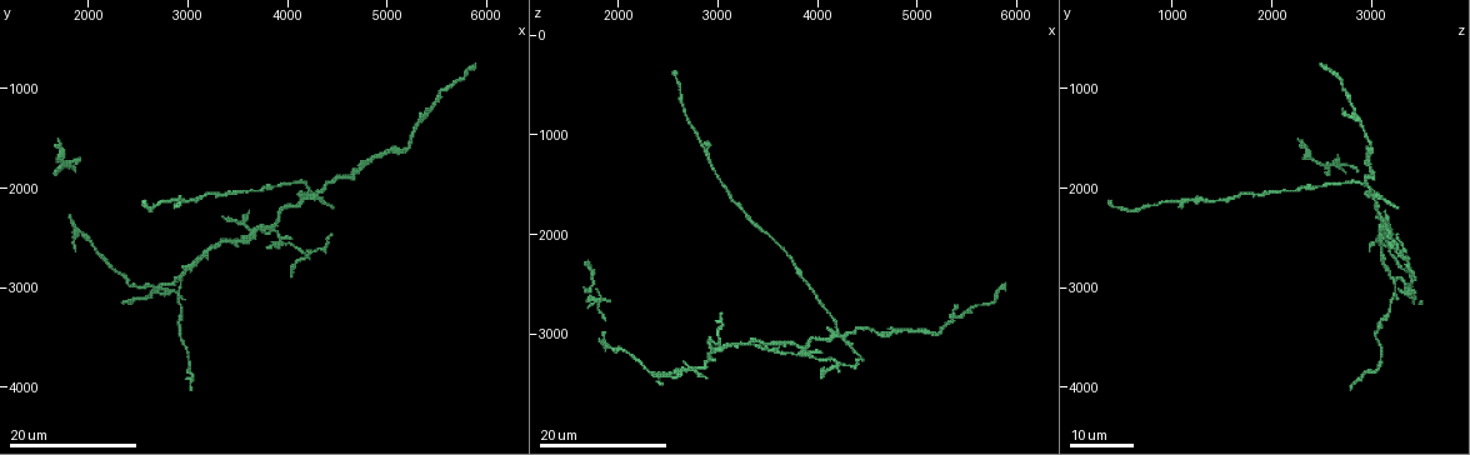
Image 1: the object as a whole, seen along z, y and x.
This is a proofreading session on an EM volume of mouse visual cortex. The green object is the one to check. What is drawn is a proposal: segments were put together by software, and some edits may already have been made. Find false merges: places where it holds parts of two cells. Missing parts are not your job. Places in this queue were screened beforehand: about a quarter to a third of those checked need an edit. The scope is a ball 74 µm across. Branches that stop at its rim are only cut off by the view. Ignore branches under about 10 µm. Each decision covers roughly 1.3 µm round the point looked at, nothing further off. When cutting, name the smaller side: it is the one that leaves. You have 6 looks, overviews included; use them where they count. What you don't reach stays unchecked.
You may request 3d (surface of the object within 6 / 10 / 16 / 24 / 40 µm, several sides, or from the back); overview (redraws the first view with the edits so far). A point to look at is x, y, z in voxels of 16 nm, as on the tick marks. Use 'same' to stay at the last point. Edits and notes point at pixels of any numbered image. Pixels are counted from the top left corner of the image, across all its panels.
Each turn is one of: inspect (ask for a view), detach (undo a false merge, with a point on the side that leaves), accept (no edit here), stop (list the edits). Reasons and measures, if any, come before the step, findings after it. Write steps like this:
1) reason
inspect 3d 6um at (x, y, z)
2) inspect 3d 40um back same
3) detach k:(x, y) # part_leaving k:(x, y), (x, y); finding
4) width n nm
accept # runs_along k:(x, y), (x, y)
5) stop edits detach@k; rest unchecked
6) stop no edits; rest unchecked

inspect 3d 16um at (4240, 2040, 3000)

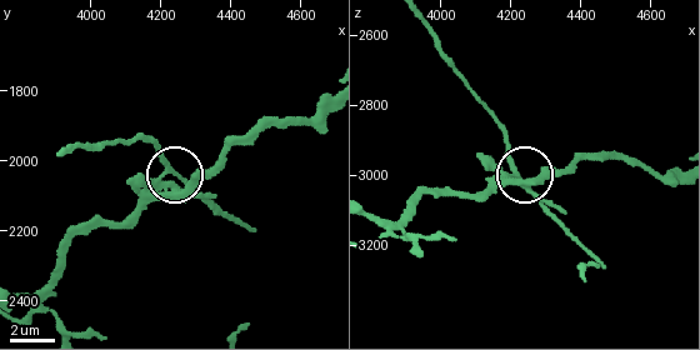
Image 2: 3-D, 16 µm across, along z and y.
closer look
inspect 3d 6um same

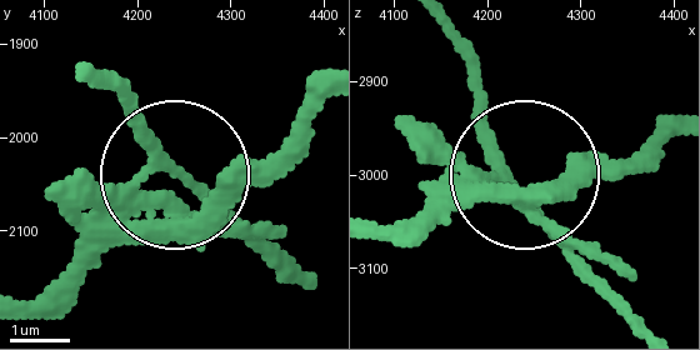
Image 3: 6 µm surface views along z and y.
detach 3:(560, 229) # part_leaving 3:(481, 188), (496, 158), (451, 24); a second cell is stuck on

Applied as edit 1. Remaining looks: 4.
looks like a crossing
inspect 3d 24um at (3880, 2400, 3180)

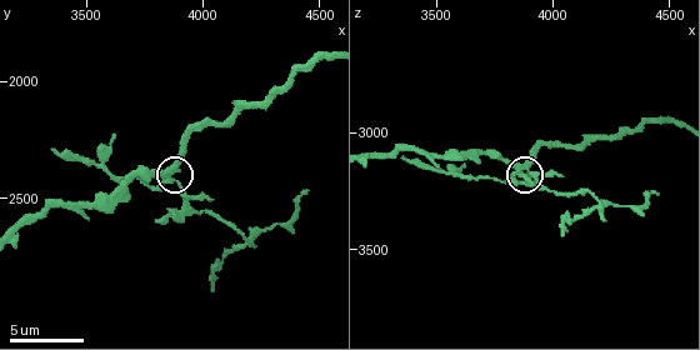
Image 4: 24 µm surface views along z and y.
zoom in
inspect 3d 10um at (3860, 2390, 3160)

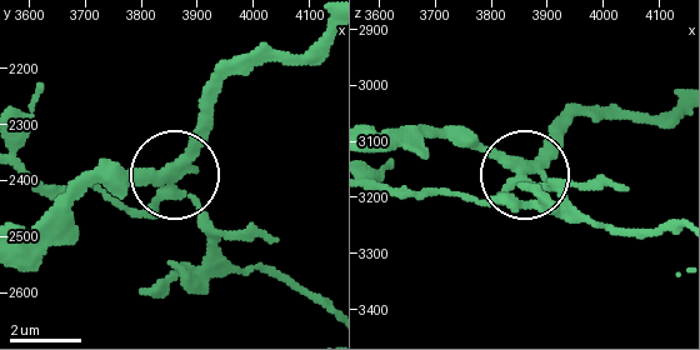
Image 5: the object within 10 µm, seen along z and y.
arms 4
detach 5:(140, 218) # part_leaving 5:(176, 191), (228, 260), (281, 271), (325, 299); a second cell is stuck on

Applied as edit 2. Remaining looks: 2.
thin arm on a thick one
inspect 3d 24um at (2920, 2920, 3240)

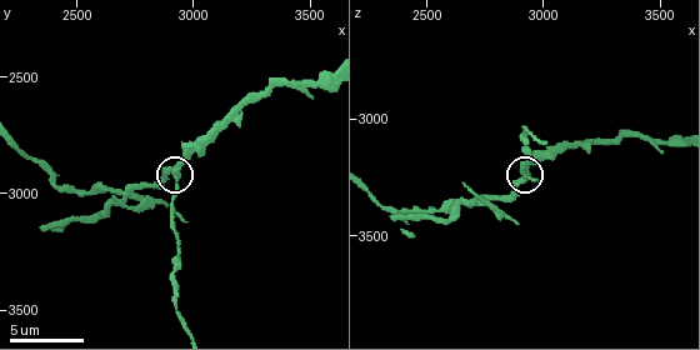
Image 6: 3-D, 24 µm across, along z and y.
closer look
inspect 3d 6um same

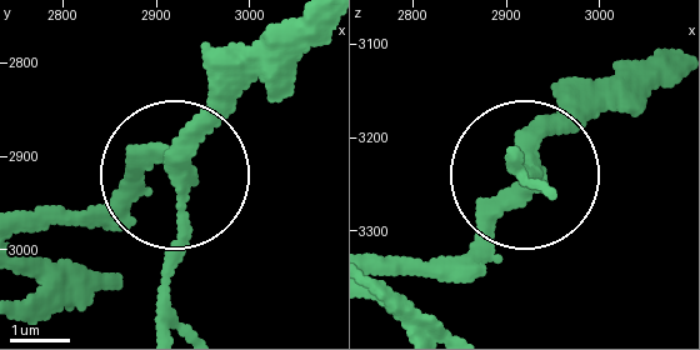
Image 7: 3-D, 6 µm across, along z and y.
width 250 nm
accept # runs_along 7:(304, 31), (179, 165), (169, 324); continuous, no second cell

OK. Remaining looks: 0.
stop edits detach@3, detach@5; rest unchecked

